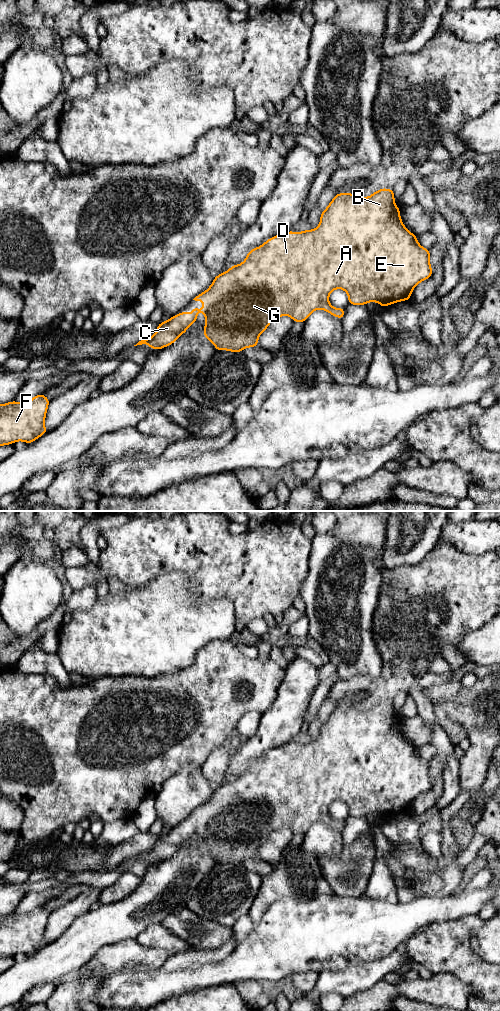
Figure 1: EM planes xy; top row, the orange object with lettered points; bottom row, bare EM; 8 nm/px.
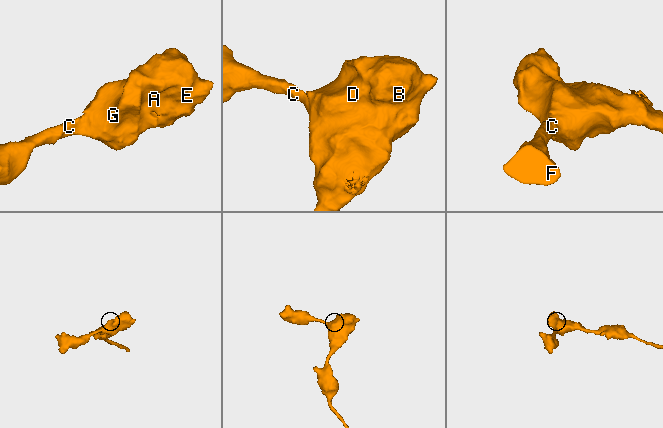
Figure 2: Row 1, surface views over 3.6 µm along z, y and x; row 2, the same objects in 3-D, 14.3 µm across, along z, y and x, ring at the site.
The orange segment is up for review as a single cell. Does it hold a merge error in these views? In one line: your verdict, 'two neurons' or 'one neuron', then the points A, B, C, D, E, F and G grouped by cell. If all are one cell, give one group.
one neuron; A B C D E F G

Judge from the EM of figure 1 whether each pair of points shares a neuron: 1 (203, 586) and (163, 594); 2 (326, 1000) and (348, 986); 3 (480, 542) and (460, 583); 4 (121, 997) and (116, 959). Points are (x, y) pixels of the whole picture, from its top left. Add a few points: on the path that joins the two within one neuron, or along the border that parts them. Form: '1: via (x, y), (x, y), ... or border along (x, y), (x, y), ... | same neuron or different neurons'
1: border along (176, 570), (187, 575), (196, 600), (211, 600) | different neurons
2: border along (320, 996), (326, 993), (337, 993), (344, 998) | different neurons
3: border along (453, 545), (467, 553), (485, 553), (489, 551) | different neurons
4: border along (141, 966), (115, 970), (102, 981) | different neurons

